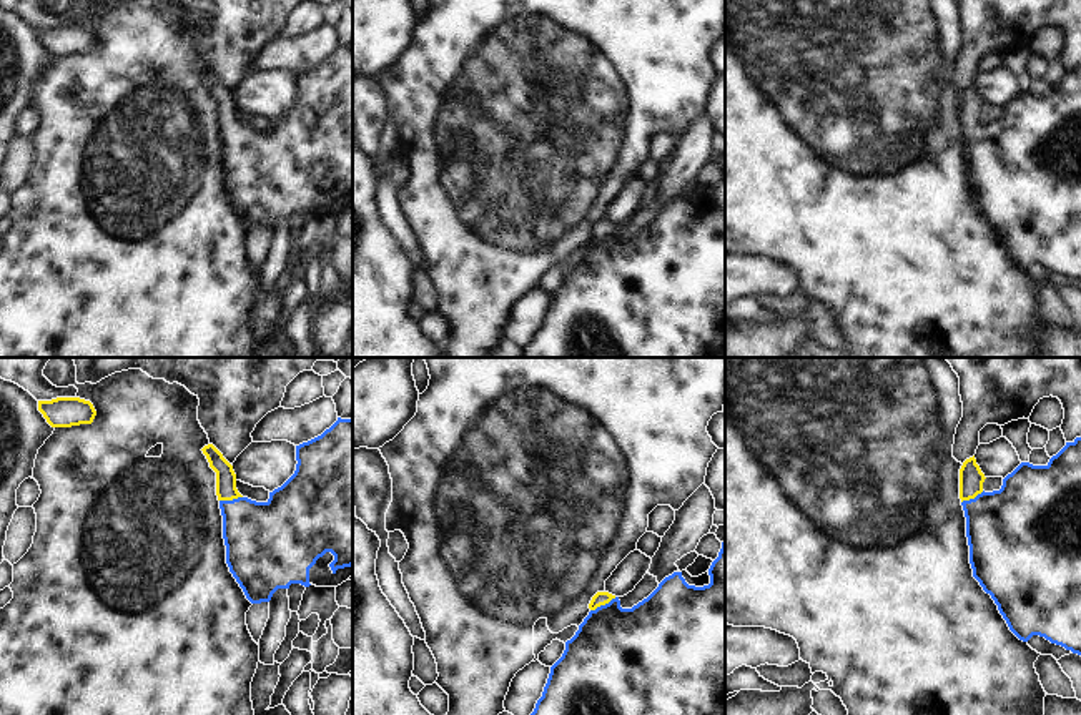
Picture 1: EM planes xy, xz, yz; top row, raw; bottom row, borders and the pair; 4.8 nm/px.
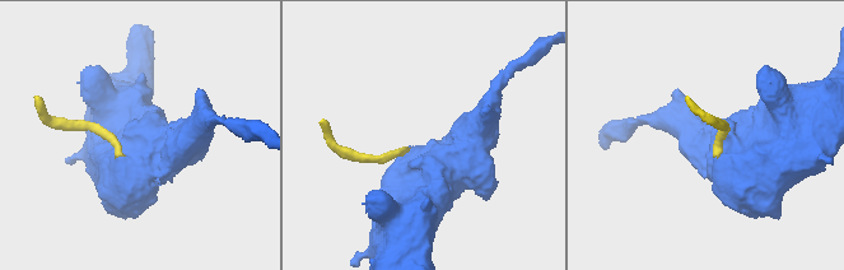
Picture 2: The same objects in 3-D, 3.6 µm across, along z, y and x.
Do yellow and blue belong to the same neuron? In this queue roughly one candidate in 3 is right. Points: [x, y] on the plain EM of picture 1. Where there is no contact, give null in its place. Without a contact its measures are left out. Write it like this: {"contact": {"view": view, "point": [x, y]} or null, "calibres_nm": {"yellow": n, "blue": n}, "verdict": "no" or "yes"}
{"contact": {"view": "xz", "point": [602, 231]}, "calibres_nm": {"yellow": 70, "blue": 440}, "verdict": "yes"}

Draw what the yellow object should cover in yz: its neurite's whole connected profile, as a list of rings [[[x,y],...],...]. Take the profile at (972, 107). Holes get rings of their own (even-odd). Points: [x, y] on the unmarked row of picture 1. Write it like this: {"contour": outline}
{"contour": [[[1081,65],[1046,93],[1021,90],[1000,118],[985,120],[985,106],[975,83],[963,90],[960,126],[973,205],[1019,268],[1039,263],[1081,283]]]}

